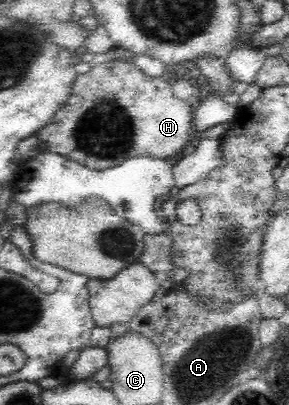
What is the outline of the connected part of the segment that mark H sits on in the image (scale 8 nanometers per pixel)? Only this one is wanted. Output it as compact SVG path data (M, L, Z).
M116 59L94 66L76 78L72 96L68 98L47 128L39 130L38 146L41 152L56 153L79 162L86 168L109 169L137 156L176 160L193 136L192 114L194 102L180 99L172 88L172 81L153 77L140 70L136 63Z

